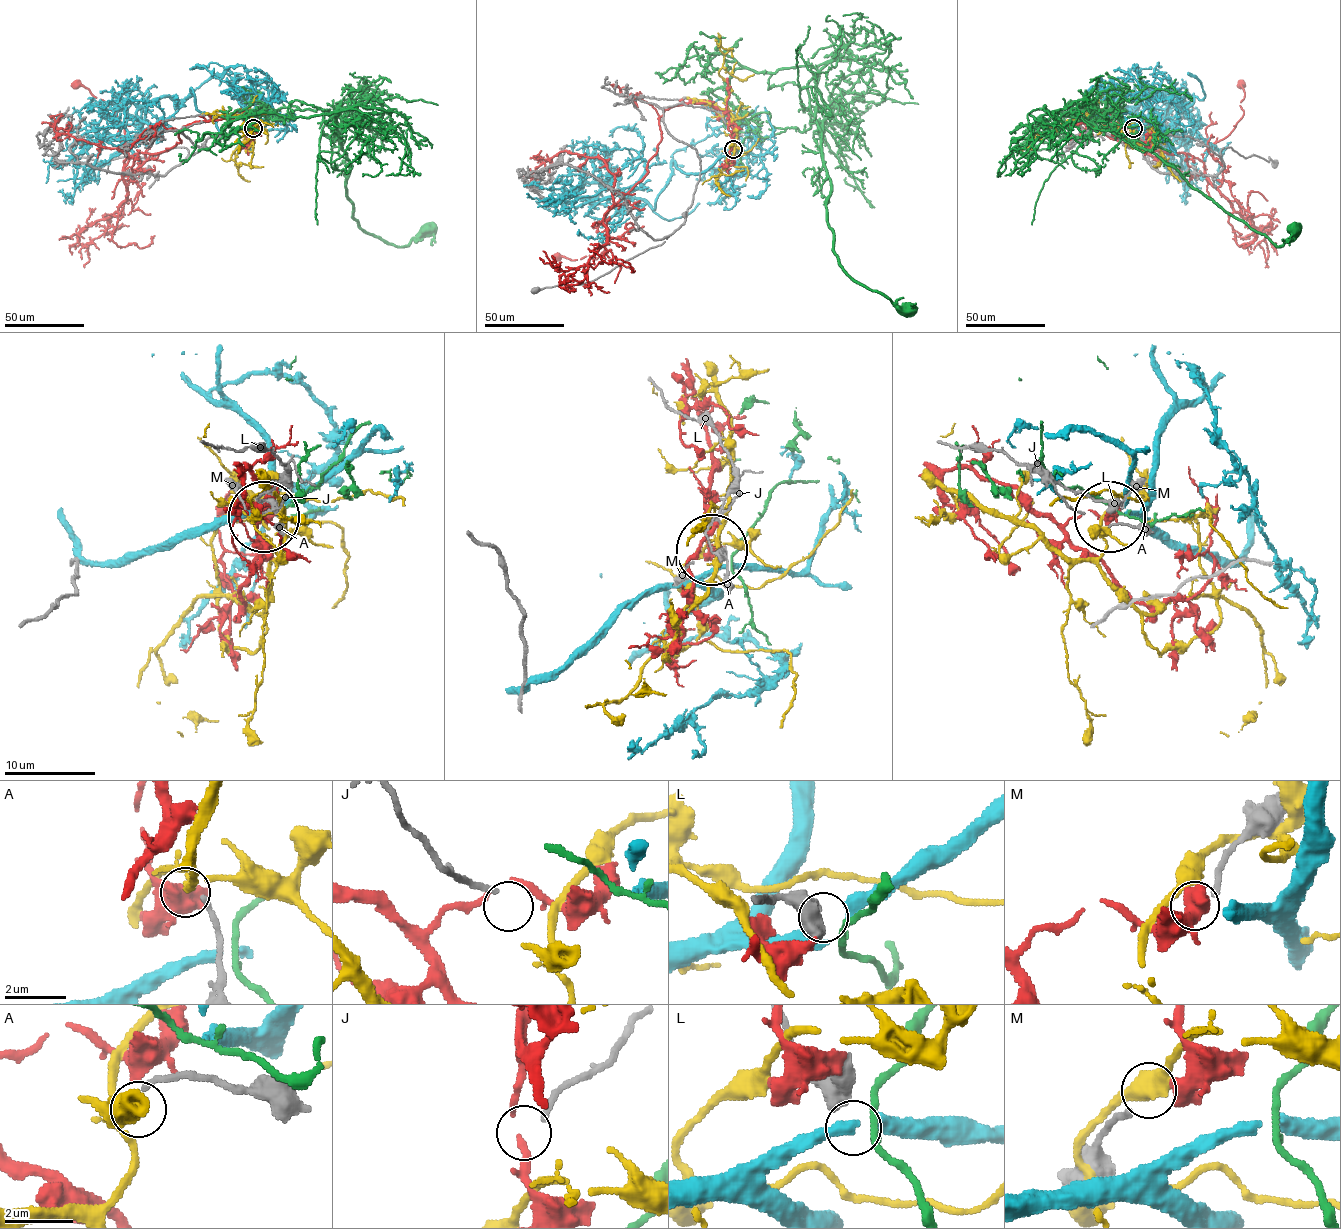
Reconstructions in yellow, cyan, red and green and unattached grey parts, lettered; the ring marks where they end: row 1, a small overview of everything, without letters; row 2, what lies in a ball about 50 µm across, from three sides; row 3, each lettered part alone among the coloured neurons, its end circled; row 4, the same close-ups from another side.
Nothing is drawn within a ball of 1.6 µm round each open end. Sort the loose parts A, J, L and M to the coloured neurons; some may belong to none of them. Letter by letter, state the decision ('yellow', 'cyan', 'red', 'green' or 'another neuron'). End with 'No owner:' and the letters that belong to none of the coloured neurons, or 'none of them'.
A: yellow
J: another neuron
L: another neuron
M: red
No owner: J, L

